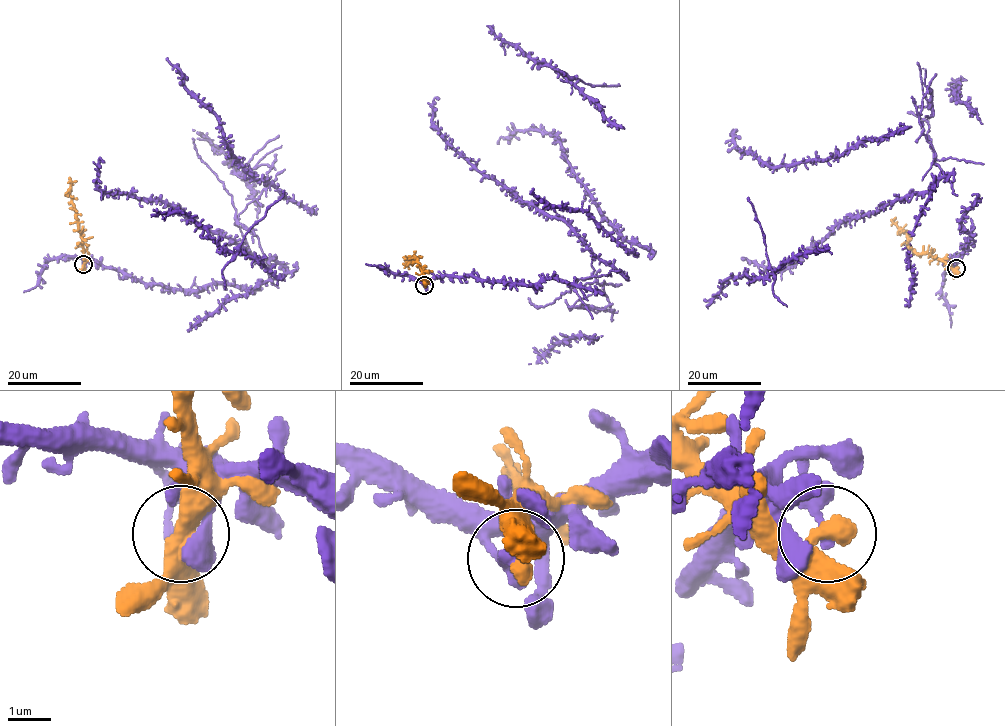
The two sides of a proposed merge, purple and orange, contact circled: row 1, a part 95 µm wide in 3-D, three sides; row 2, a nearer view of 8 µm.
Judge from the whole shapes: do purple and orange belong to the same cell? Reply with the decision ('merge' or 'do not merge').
do not merge

